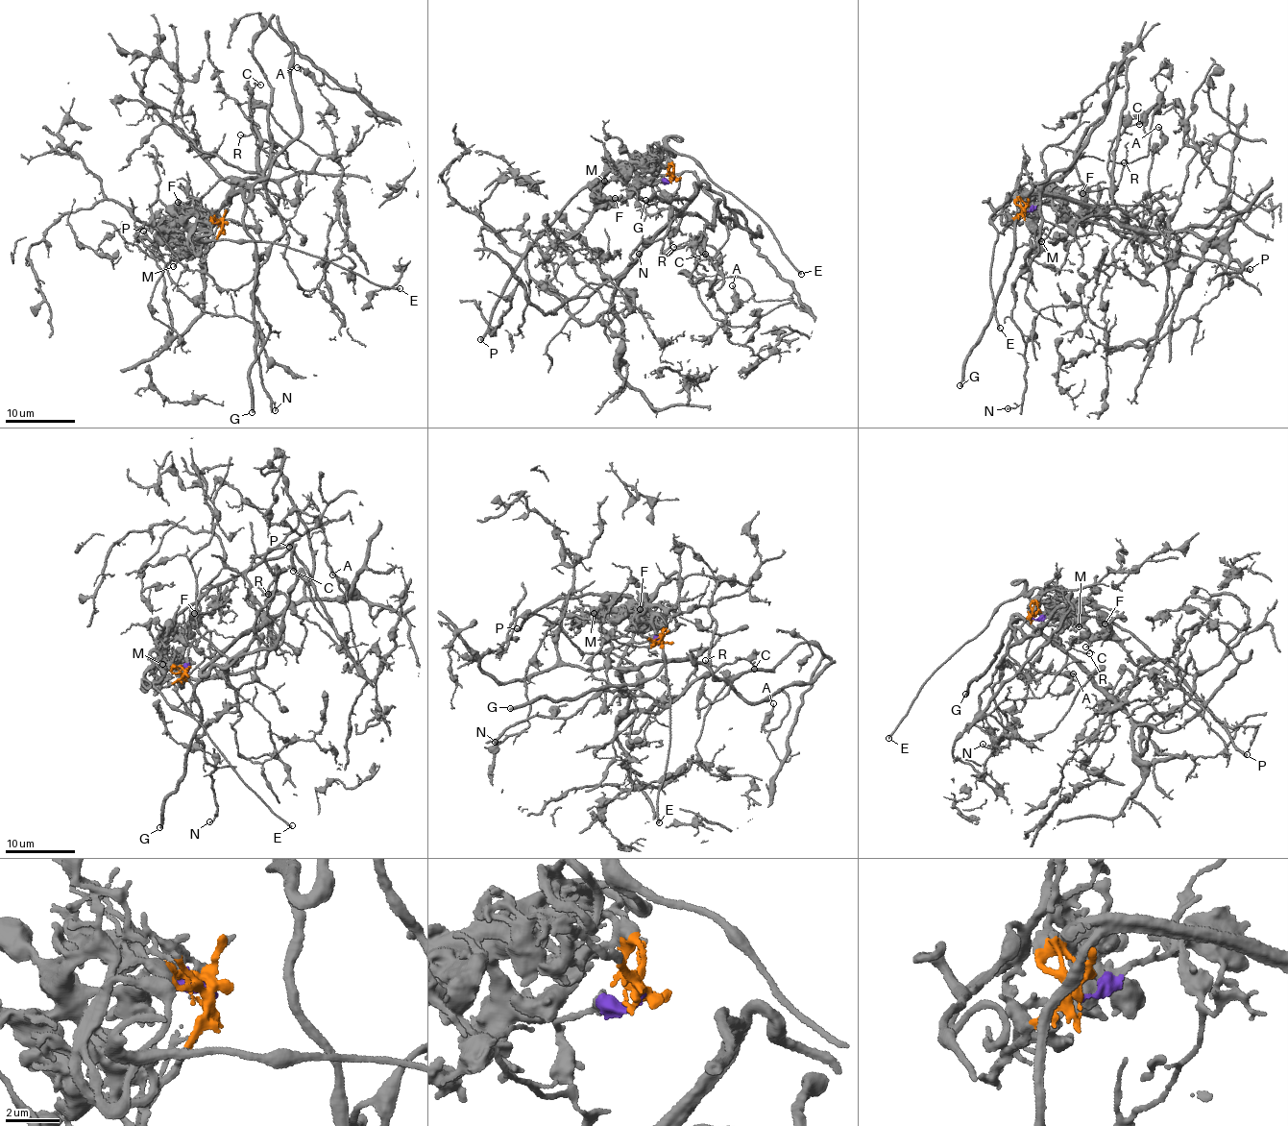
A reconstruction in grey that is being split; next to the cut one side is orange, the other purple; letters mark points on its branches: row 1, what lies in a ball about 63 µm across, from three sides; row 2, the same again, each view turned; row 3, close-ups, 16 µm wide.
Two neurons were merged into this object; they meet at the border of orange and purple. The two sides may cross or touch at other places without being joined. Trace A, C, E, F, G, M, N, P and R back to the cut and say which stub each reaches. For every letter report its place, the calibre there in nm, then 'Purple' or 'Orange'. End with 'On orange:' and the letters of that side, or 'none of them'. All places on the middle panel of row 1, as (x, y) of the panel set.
A: Place: (732, 285). Thickness 160 nm. Purple
C: Place: (705, 254). Thickness 170 nm. Purple
E: Place: (801, 274). Thickness 220 nm. Orange
F: Place: (615, 198). Thickness 600 nm. Orange
G: Place: (645, 200). Thickness 320 nm. Purple
M: Place: (604, 181). Thickness 90 nm. Orange
N: Place: (639, 254). Thickness 140 nm. Purple
P: Place: (480, 339). Thickness 320 nm. Orange
R: Place: (673, 247). Thickness 170 nm. Purple
On orange: E, F, M, P

